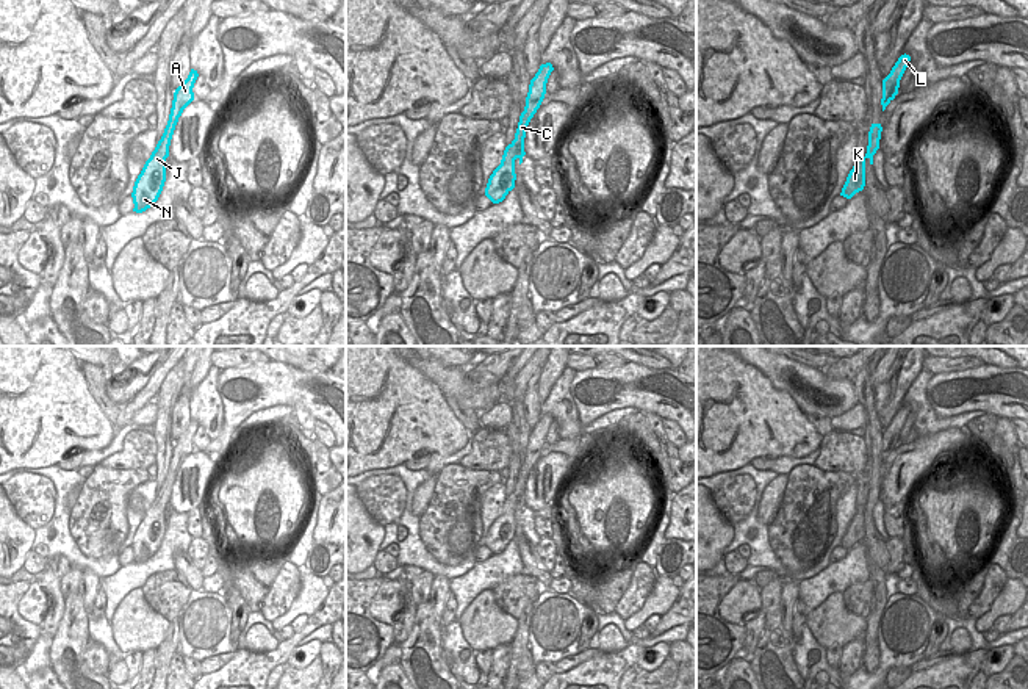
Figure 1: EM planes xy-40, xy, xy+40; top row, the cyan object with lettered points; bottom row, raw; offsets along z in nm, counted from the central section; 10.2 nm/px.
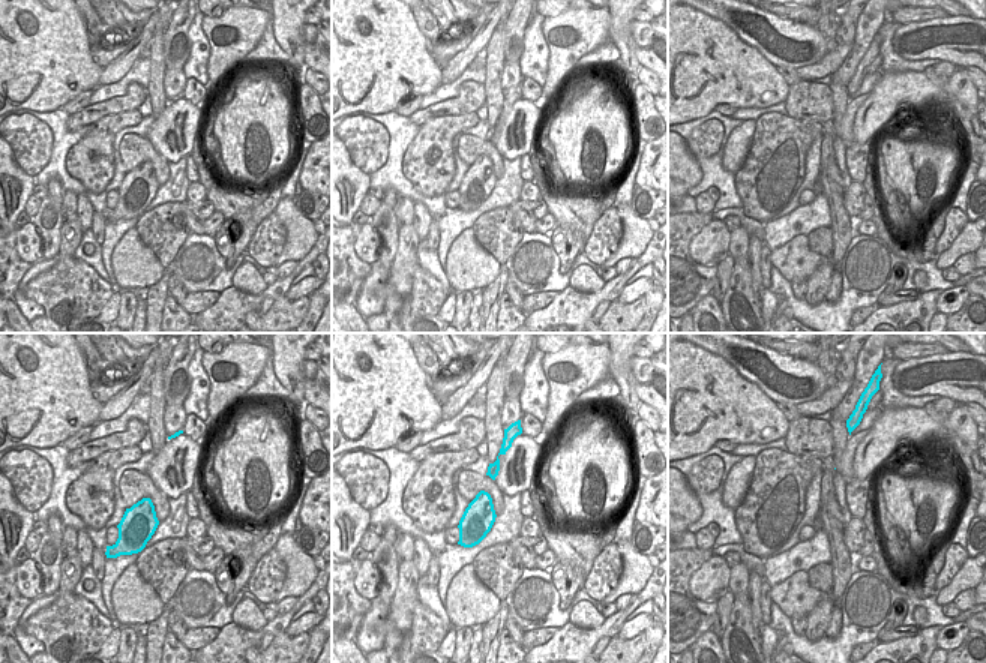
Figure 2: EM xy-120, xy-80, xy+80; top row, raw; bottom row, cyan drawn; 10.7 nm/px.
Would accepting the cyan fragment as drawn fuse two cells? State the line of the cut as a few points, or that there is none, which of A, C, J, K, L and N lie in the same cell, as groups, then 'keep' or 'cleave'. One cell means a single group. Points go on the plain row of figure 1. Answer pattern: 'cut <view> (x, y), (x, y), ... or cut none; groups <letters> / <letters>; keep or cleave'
cut none; groups A C J K L N; keep

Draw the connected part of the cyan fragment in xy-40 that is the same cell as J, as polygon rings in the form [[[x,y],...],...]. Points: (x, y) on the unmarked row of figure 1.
[[[191,420],[188,429],[174,443],[172,459],[164,484],[150,509],[146,512],[133,537],[133,562],[136,564],[142,564],[150,559],[163,542],[166,532],[166,509],[169,507],[171,490],[178,468],[182,467],[183,460],[194,451],[192,438],[197,427],[197,421]]]

